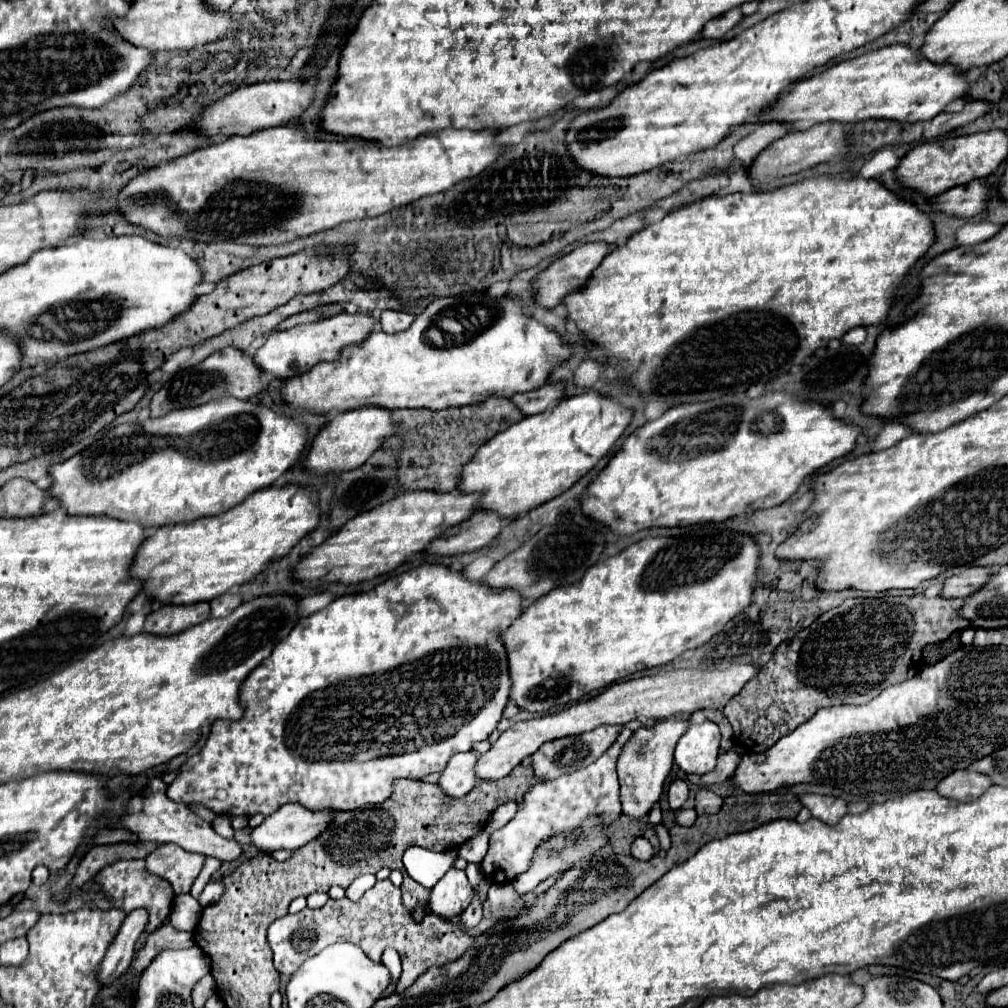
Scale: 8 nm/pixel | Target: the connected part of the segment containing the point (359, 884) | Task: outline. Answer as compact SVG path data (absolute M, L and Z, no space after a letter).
M362 875L362 877L358 877L358 879L346 889L346 897L348 897L350 901L358 901L370 887L374 887L374 883L376 883L376 877L374 877L374 875Z

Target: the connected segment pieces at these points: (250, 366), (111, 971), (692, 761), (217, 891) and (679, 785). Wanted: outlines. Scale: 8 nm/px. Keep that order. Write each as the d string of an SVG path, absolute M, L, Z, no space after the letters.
M226 347L222 353L214 353L206 357L202 363L190 369L178 371L170 381L166 381L150 401L150 417L162 417L170 411L204 405L212 399L228 397L228 395L236 399L250 399L252 395L258 395L262 391L260 375L262 371L258 371L258 367L254 367L254 363L250 363L250 359L244 357L242 351L234 347Z
M134 909L126 915L114 943L106 951L106 959L102 961L102 967L98 971L98 979L102 983L110 985L114 979L118 979L130 965L134 955L134 945L140 937L140 933L146 931L148 925L148 909Z
M704 721L700 725L690 725L676 745L674 761L684 773L704 775L716 767L718 747L720 729L716 723Z
M208 881L208 885L204 887L202 895L198 897L198 903L200 903L200 905L210 905L210 903L218 901L220 895L222 895L222 885L220 885L220 881Z
M676 779L670 789L668 789L668 801L670 801L670 809L680 809L684 805L684 801L688 799L688 785L682 779Z

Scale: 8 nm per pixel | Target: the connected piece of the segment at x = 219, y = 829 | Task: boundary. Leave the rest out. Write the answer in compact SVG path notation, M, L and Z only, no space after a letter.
M228 815L218 817L218 819L212 823L212 827L214 827L214 831L216 831L218 835L222 835L224 839L232 839L232 835L234 835L234 829L230 827L230 817L228 817Z

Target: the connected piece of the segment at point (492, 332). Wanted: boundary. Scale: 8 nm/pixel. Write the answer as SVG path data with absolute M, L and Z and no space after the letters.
M510 295L490 297L490 323L476 325L476 331L474 331L476 339L470 337L466 339L466 343L436 347L426 333L450 305L452 305L452 299L440 297L432 301L406 331L394 333L394 335L388 335L384 331L372 331L362 345L346 345L340 351L338 359L318 363L304 375L286 379L282 385L282 397L292 407L304 407L316 413L340 413L344 409L350 411L354 407L364 407L364 405L382 405L390 409L462 407L462 405L486 401L488 397L512 397L516 393L538 389L550 381L550 375L558 365L566 363L572 357L572 345L562 341L562 335L558 331L546 327L544 323L528 315L524 311L522 299L516 299Z

